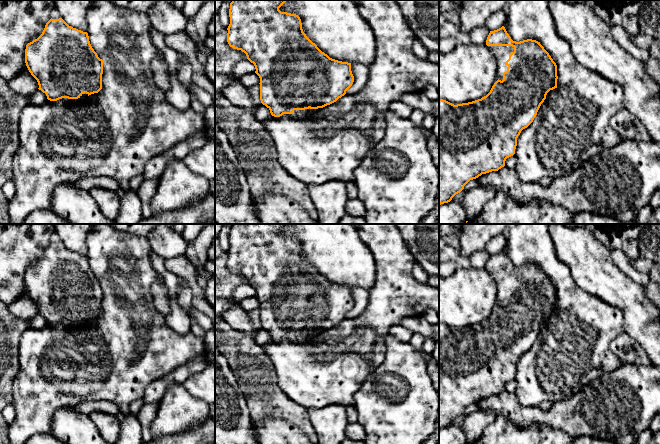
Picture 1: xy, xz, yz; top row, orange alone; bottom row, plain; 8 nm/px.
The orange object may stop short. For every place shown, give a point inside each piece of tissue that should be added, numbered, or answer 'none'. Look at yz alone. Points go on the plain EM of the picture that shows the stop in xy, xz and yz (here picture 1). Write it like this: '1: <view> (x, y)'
1: yz (501, 278)

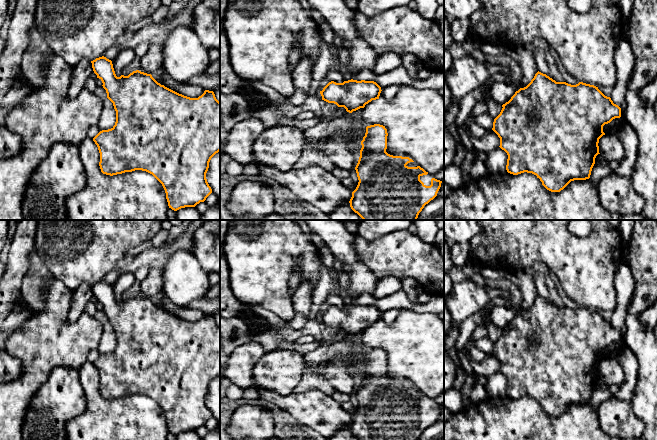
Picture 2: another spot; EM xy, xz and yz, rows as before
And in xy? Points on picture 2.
none

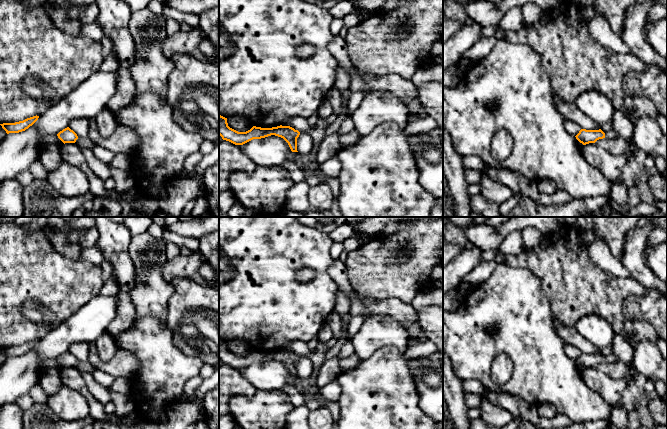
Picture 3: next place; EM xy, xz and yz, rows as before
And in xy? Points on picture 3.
none

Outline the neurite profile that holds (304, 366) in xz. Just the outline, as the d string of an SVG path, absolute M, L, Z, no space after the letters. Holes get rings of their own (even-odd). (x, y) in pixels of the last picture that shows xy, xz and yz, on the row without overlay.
M300 356L299 361L297 362L297 375L300 378L306 379L312 375L313 371L313 362L309 356Z

